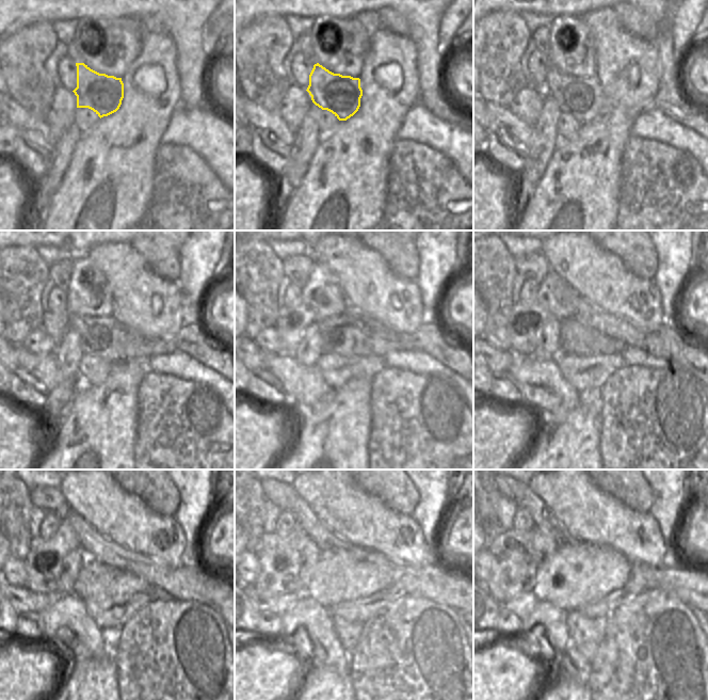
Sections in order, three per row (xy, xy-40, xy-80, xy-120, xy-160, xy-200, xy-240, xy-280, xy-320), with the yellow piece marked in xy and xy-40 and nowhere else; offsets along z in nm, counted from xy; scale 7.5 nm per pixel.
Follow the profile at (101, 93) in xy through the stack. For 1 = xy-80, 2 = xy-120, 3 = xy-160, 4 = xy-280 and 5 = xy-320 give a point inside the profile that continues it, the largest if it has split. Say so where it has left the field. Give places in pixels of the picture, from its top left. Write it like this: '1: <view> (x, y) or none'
1: xy-80 (582, 98)
2: xy-120 (105, 337)
3: xy-160 (344, 335)
4: xy-280 (336, 578)
5: xy-320 (575, 575)

